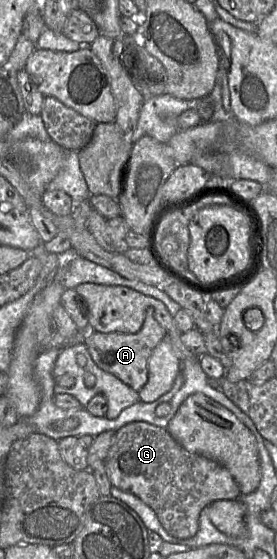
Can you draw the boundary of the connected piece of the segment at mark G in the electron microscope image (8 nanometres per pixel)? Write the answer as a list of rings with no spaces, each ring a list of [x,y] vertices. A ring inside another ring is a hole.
[[[143,421],[128,423],[116,432],[105,465],[111,485],[140,498],[154,510],[167,533],[178,539],[196,535],[200,513],[206,506],[218,500],[237,499],[241,495],[238,484],[223,465],[188,452],[173,439],[167,429]]]

